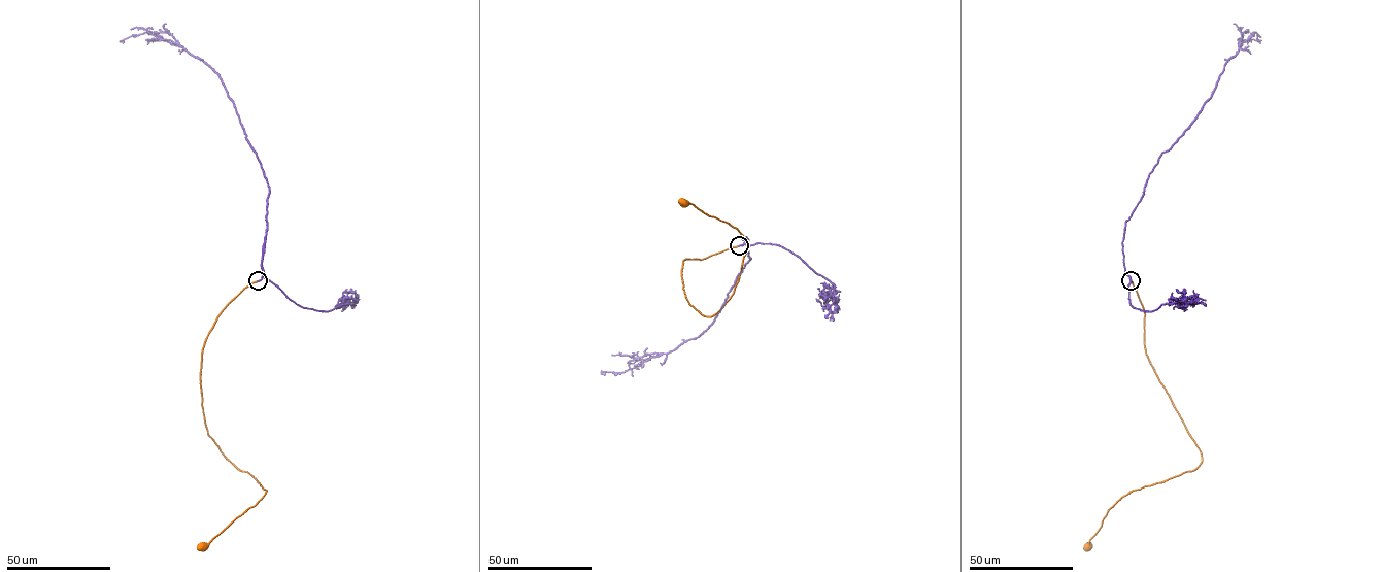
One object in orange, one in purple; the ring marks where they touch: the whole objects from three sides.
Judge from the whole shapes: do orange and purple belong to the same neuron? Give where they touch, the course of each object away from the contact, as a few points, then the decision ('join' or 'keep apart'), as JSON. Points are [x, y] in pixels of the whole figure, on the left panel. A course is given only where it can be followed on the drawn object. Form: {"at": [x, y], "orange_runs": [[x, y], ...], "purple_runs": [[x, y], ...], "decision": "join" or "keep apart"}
{"at": [258, 280], "orange_runs": [[258, 281], [246, 286], [218, 315], [202, 354], [200, 381], [207, 434], [224, 456], [266, 491], [202, 546]], "purple_runs": [[258, 280], [263, 273], [262, 257], [269, 187], [222, 78], [202, 61], [153, 33], [132, 35], [120, 40]], "decision": "join"}

